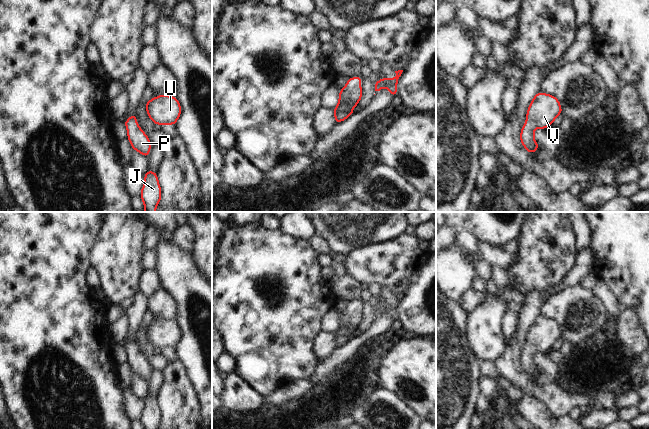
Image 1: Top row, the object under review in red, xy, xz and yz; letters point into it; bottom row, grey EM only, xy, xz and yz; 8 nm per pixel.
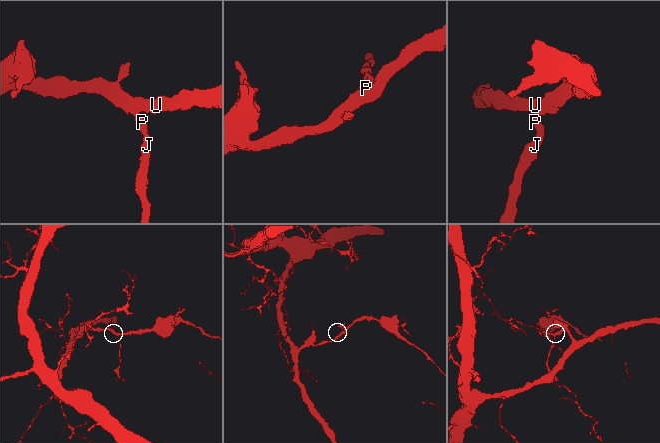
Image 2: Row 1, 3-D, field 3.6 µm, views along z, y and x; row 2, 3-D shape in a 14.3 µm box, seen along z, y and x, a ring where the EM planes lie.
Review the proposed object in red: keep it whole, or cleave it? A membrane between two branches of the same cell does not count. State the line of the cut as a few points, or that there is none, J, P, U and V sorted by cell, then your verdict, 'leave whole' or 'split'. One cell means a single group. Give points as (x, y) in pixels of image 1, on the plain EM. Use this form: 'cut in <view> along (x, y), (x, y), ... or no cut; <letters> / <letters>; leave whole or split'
no cut; J P U V; leave whole

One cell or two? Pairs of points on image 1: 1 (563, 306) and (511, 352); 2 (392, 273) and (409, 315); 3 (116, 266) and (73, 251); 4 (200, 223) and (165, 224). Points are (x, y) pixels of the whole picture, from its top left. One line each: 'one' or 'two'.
1: two
2: two
3: two
4: two

